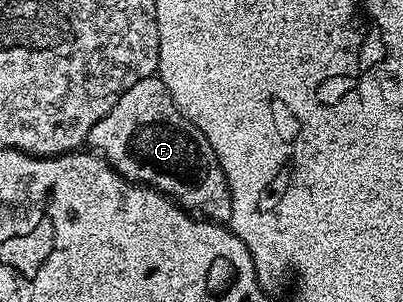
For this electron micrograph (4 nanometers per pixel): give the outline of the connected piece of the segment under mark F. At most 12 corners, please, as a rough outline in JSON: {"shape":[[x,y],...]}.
{"shape":[[160,76],[139,79],[87,145],[182,209],[231,219],[203,131]]}

